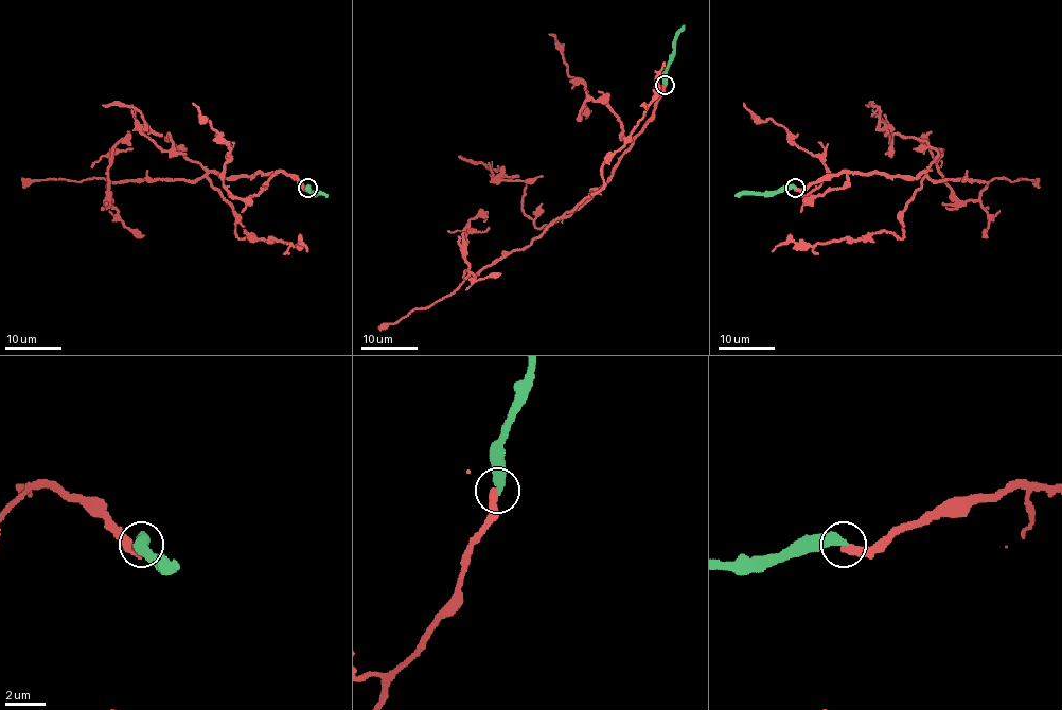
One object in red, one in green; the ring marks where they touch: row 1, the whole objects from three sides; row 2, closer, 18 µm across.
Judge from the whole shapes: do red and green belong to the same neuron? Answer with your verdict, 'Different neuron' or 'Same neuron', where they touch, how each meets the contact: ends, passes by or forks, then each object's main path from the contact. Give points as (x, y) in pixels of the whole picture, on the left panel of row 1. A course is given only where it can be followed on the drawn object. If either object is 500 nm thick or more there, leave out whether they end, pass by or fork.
Different neuron. Place: (307, 188). At the ring red ends. At the ring green ends. Course of red: (307, 188), (283, 172), (213, 172), (194, 180), (117, 181), (108, 184), (108, 201), (109, 159), (127, 131). Course of green: (307, 188), (328, 194)

